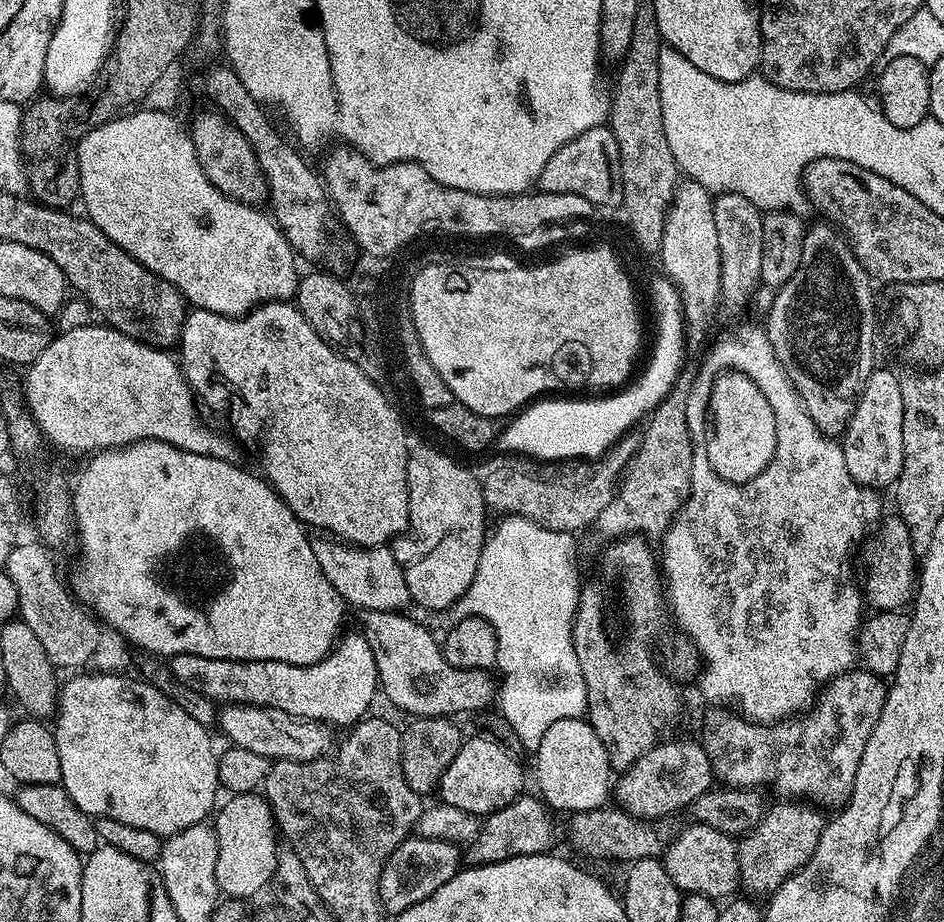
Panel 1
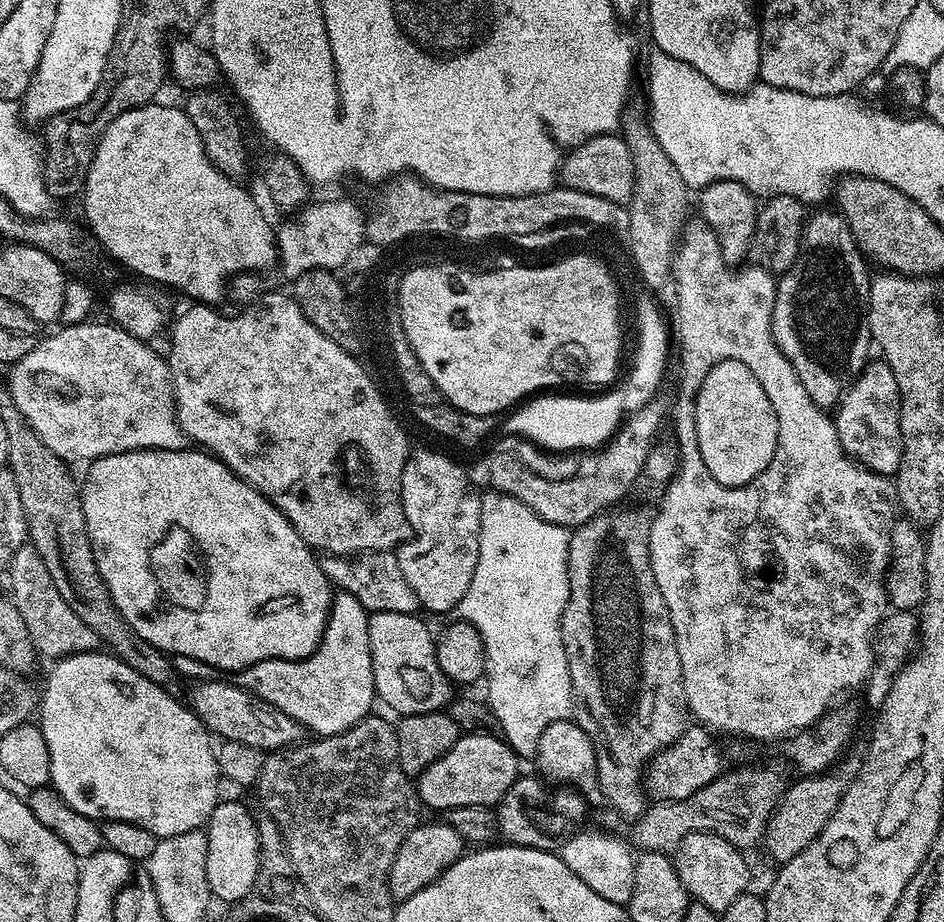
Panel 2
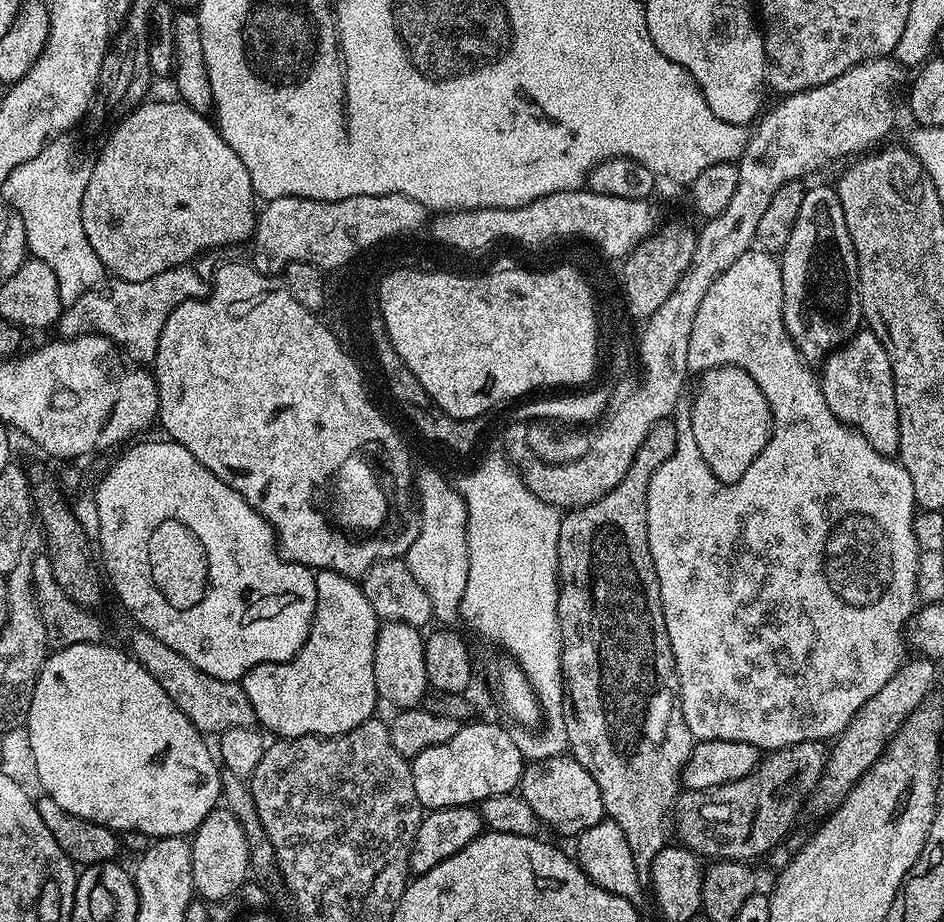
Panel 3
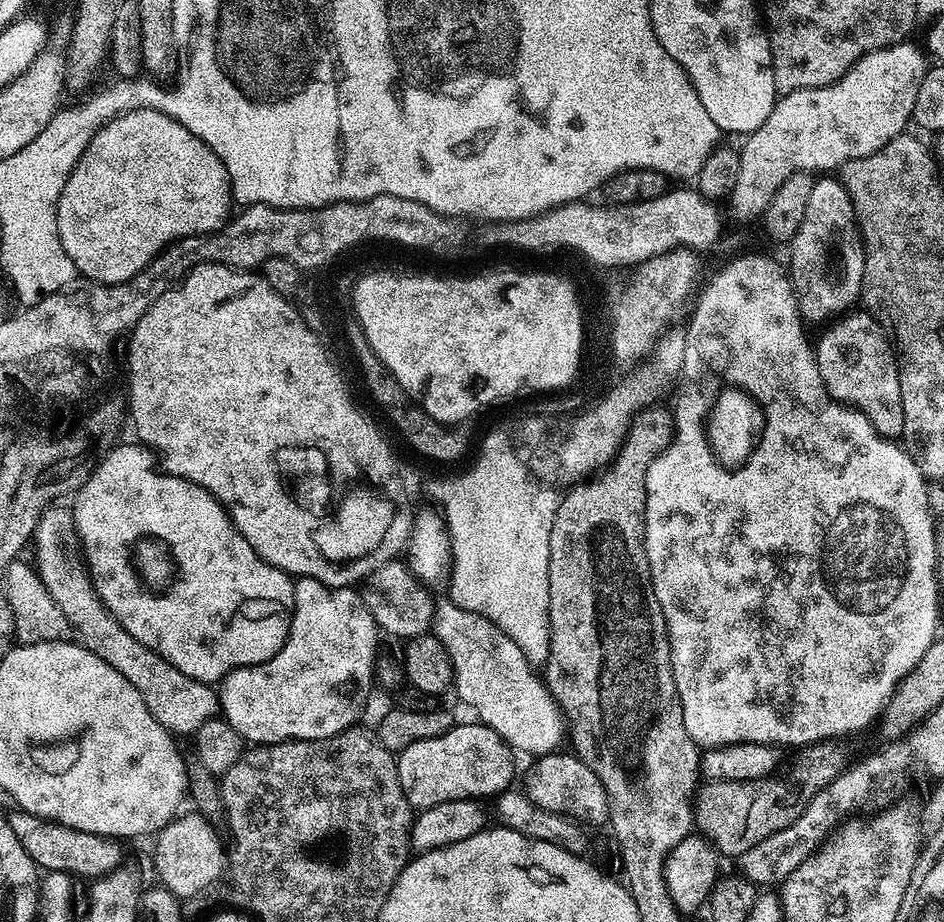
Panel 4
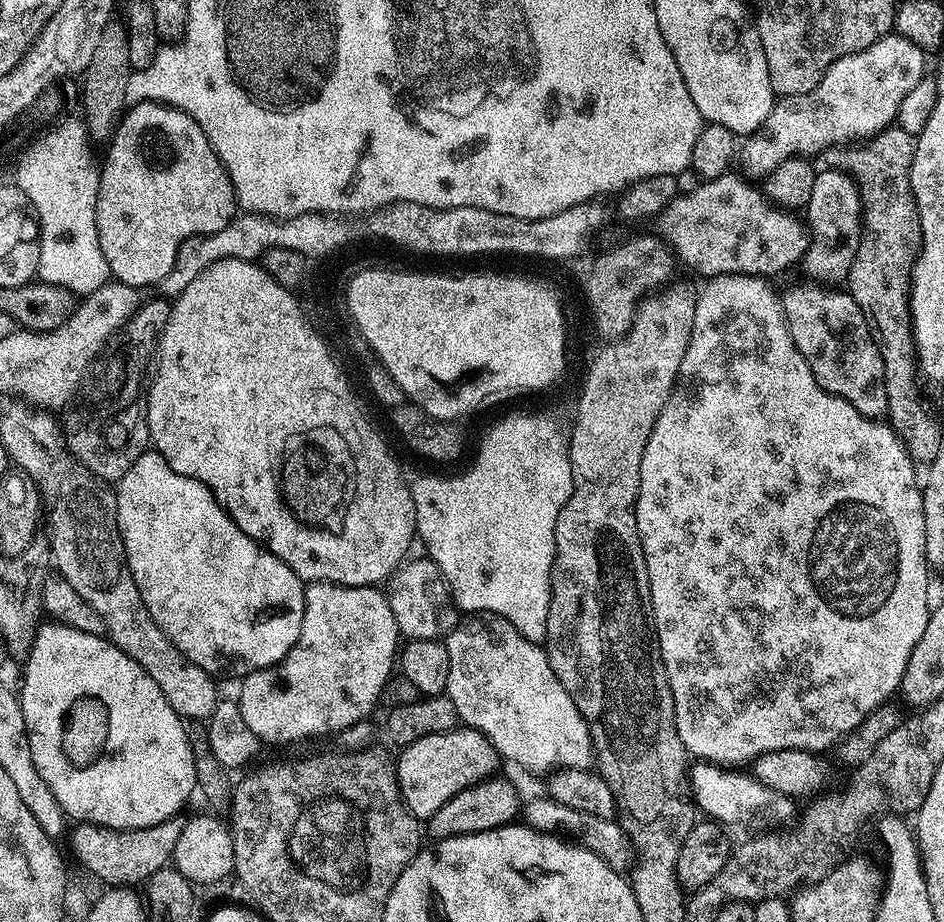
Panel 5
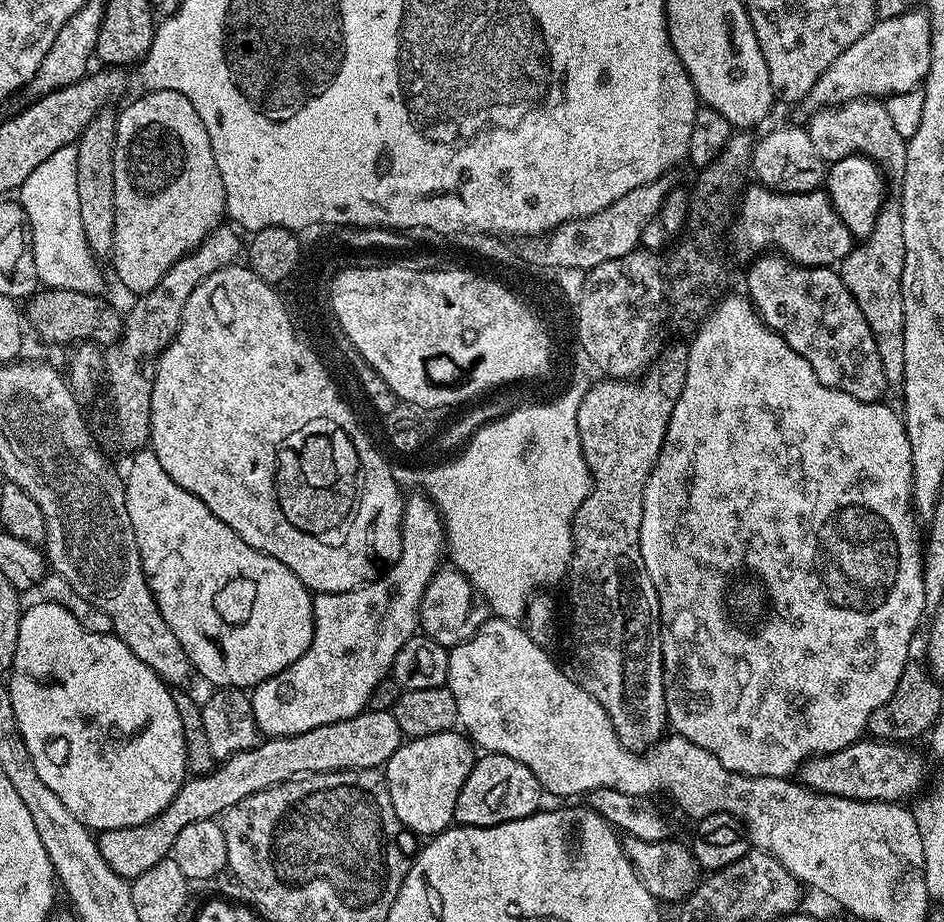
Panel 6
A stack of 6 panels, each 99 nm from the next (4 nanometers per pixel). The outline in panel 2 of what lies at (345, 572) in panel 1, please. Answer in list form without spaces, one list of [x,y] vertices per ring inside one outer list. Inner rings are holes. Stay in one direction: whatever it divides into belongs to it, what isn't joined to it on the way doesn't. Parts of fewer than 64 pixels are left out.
[[[395,551],[366,552],[355,558],[325,555],[320,560],[320,565],[329,581],[339,591],[354,594],[354,598],[362,602],[362,606],[369,614],[382,610],[394,610],[394,614],[415,613],[420,608],[410,582],[406,582],[406,574],[402,574],[402,566],[398,566]]]

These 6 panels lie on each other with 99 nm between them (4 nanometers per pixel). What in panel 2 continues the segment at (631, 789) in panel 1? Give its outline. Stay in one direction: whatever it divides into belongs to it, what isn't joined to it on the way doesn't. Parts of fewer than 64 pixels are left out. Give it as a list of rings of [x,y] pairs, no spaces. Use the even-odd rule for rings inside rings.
[[[689,726],[669,748],[663,748],[646,770],[646,788],[657,801],[681,800],[698,794],[710,782],[714,782],[725,771],[724,756],[720,744],[709,729],[703,726]]]

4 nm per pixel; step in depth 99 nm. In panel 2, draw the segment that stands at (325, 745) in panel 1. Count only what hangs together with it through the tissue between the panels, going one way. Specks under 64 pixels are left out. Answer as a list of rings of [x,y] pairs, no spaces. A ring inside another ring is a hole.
[[[227,679],[204,680],[192,688],[190,707],[196,717],[208,727],[213,737],[221,741],[242,742],[246,746],[261,748],[264,753],[269,753],[278,748],[289,747],[301,739],[302,729],[294,718],[282,714],[270,702],[258,698],[247,687],[239,688],[236,684],[227,684]]]

